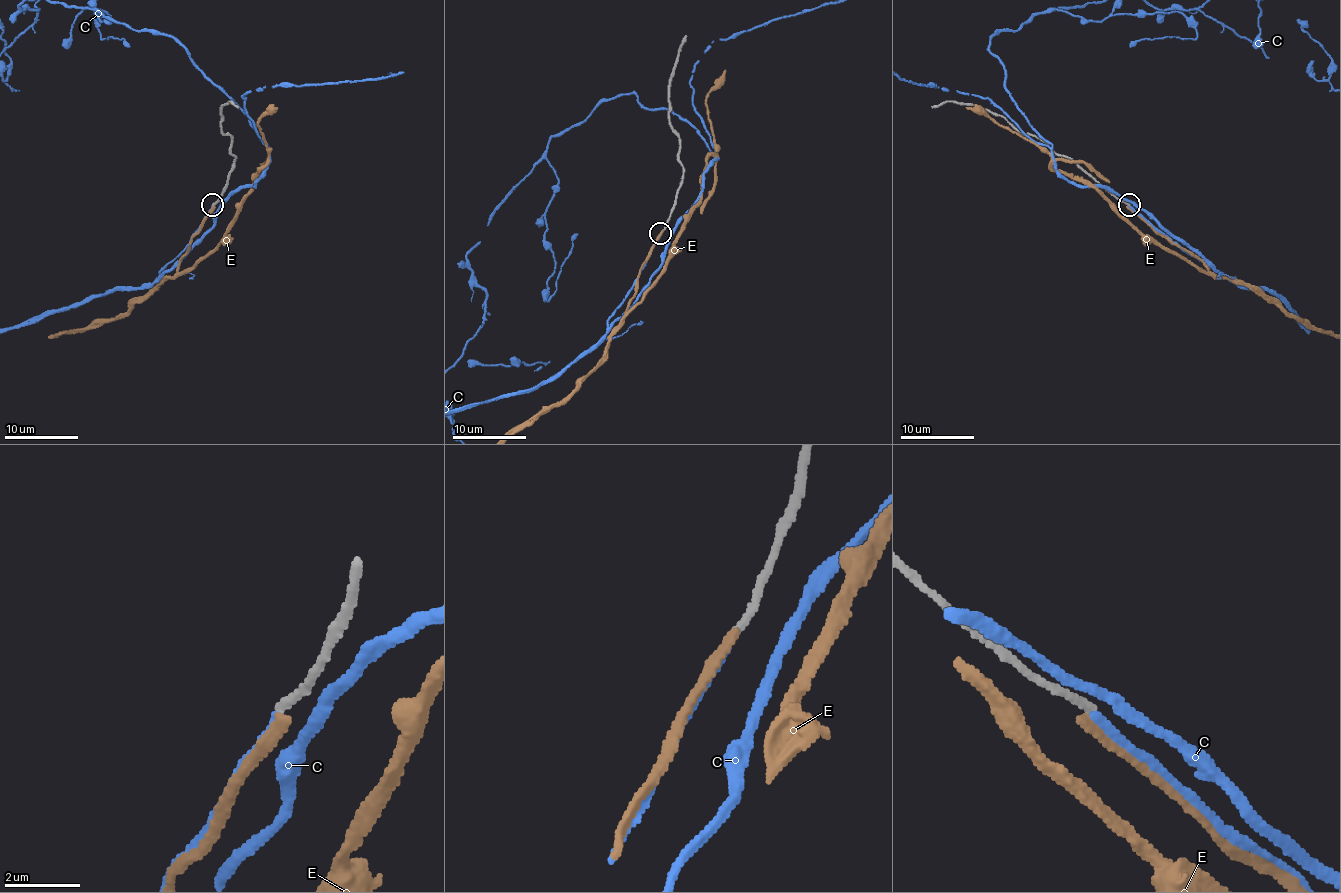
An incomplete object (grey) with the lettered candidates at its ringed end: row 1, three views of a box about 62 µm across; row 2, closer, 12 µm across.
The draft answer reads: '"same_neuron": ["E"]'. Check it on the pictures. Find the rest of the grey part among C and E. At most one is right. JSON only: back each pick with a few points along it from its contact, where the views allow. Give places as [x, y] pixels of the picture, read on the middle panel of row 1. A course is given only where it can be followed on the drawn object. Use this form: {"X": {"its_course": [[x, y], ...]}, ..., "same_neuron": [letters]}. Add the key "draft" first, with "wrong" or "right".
{"draft": "wrong", "same_neuron": ["C"]}

